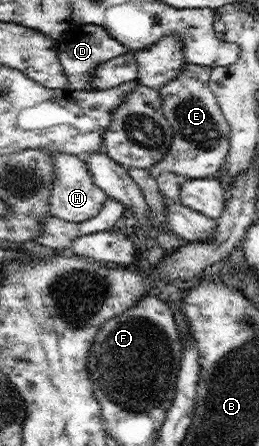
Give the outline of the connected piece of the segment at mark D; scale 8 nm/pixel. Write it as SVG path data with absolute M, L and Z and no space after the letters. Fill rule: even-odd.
M76 24L65 33L58 43L59 61L63 66L65 75L67 75L67 87L69 89L91 90L91 81L93 73L99 65L121 57L129 51L119 41L110 37L105 31L105 27L95 24Z

